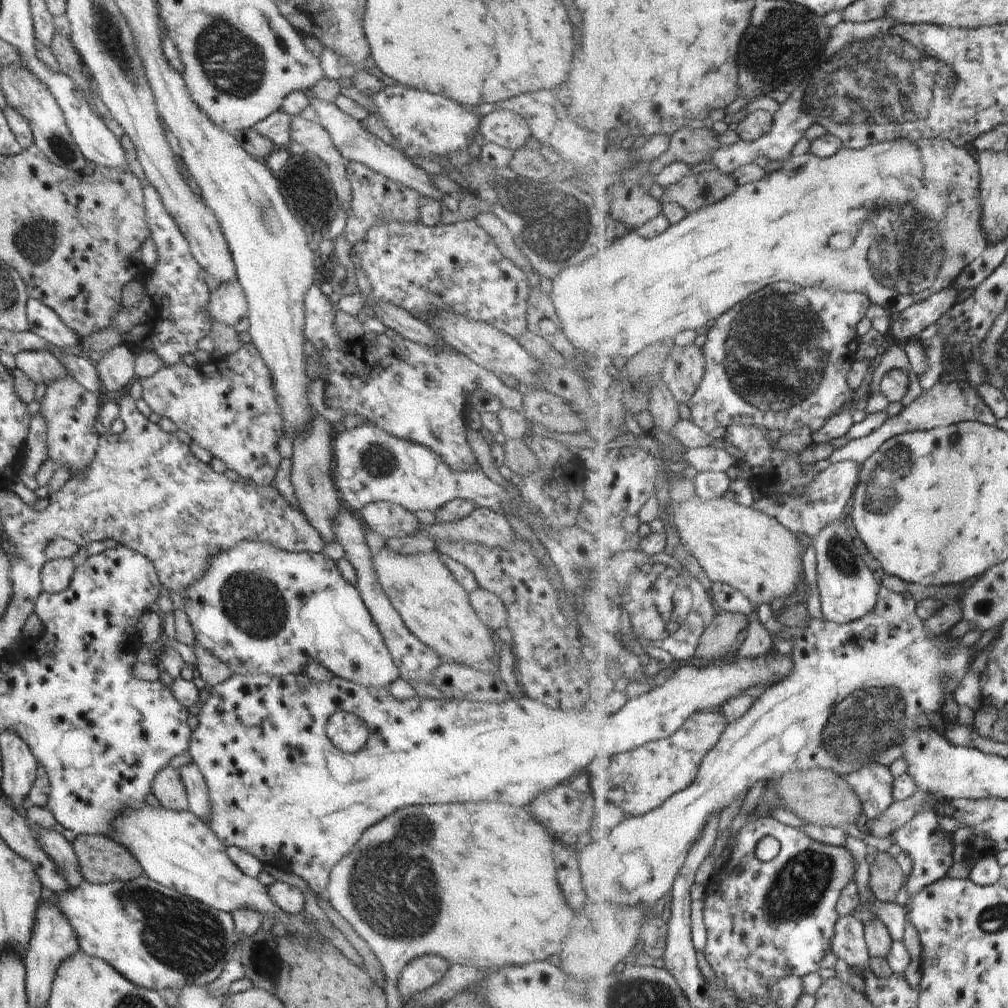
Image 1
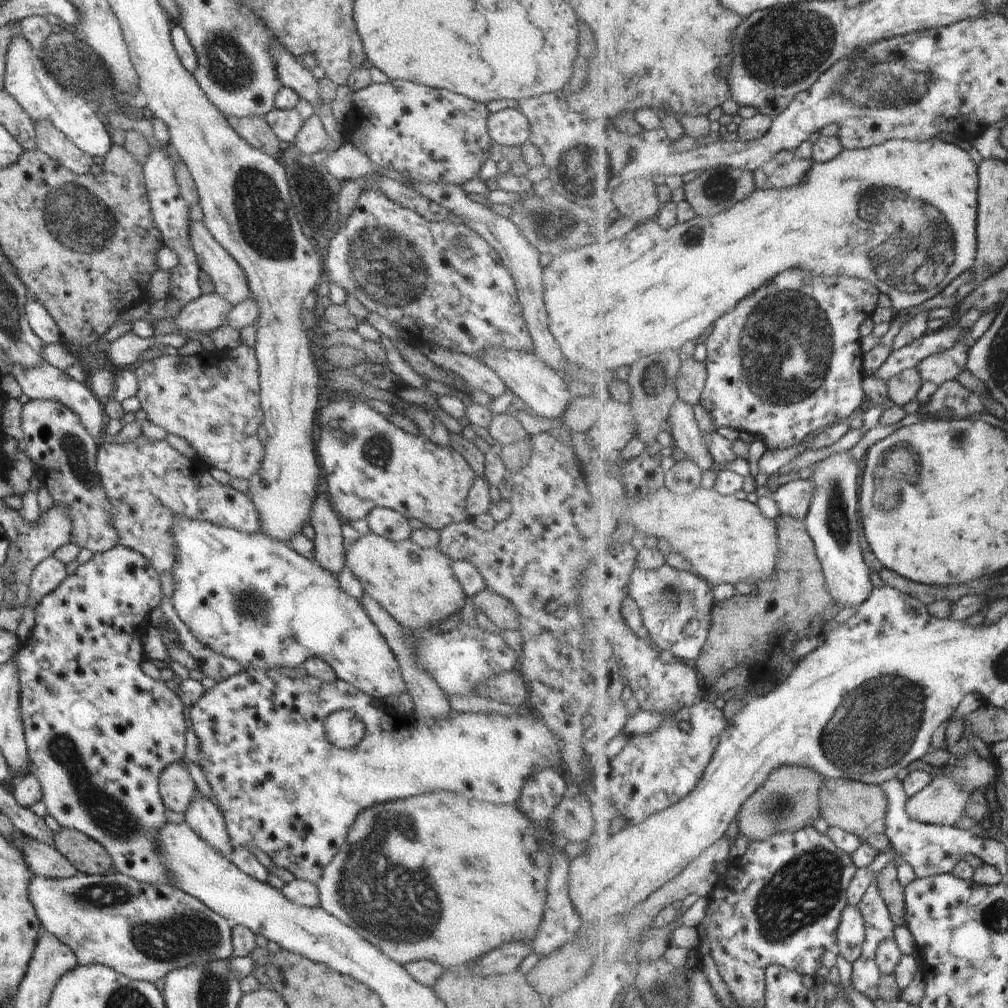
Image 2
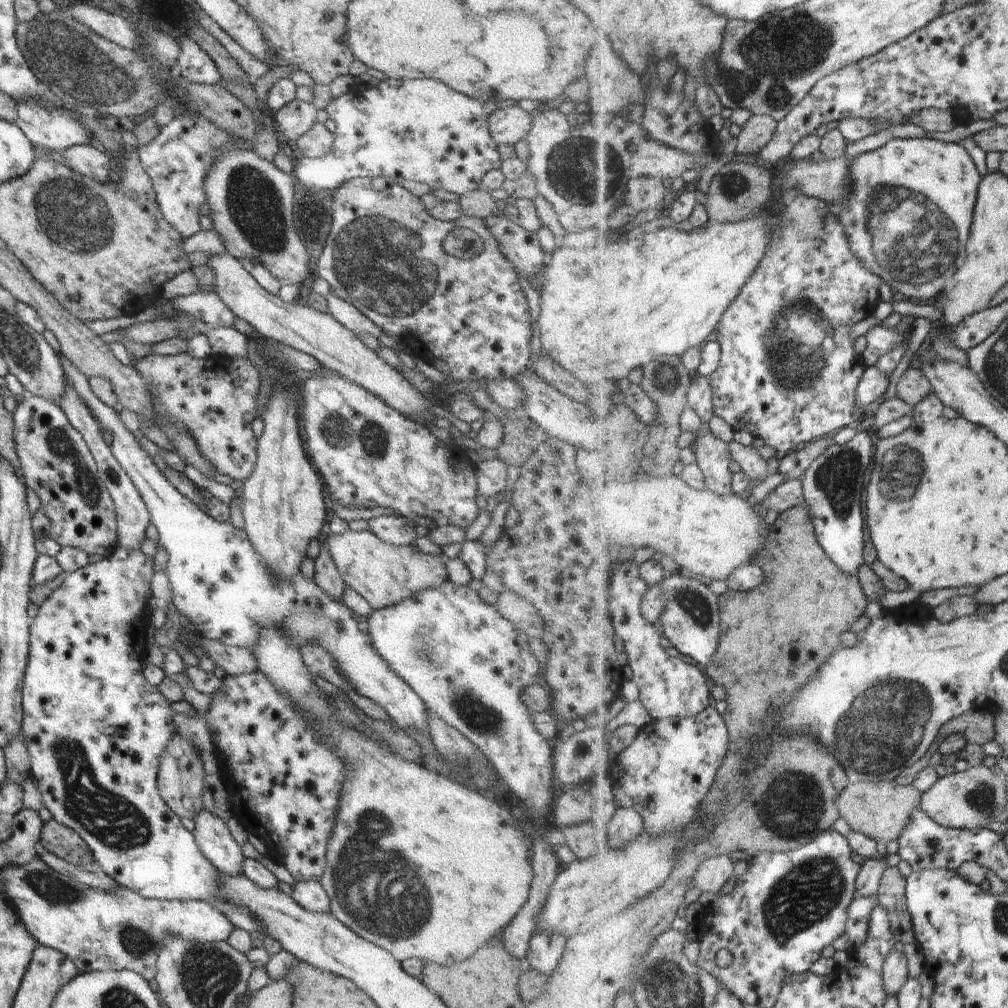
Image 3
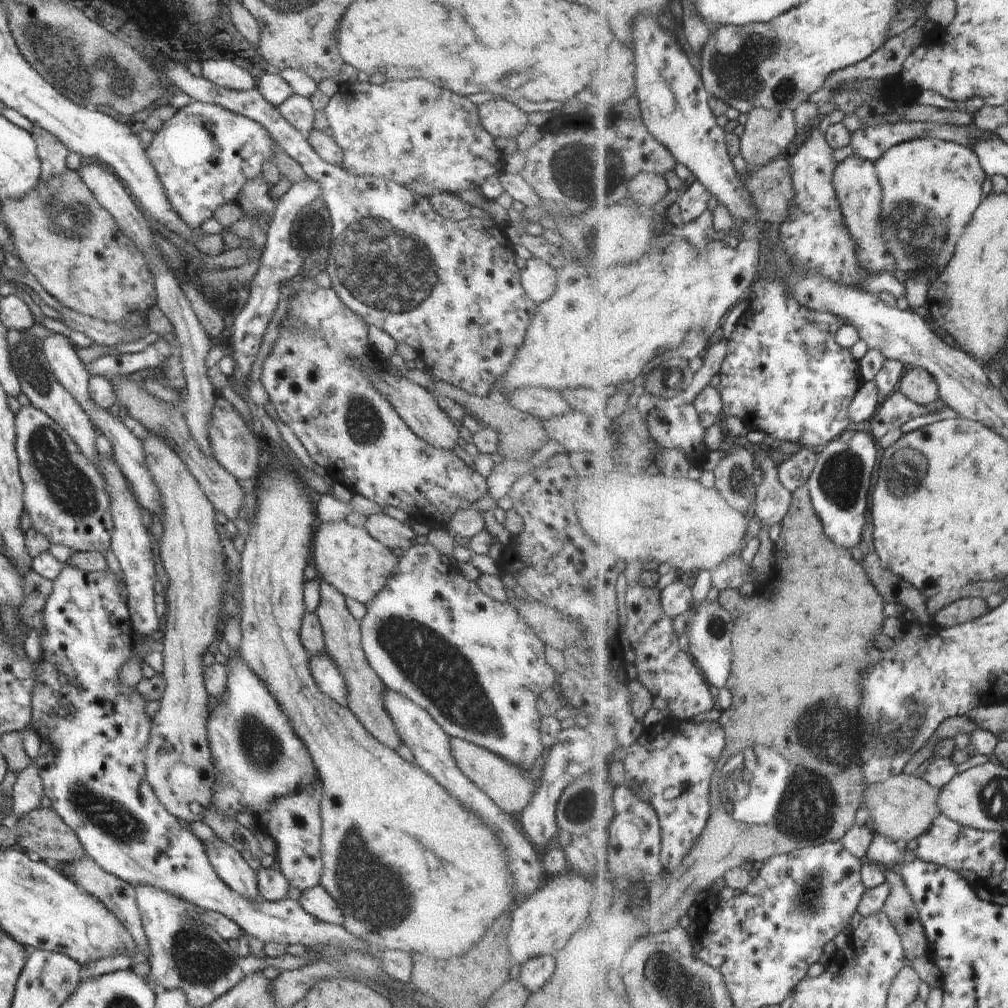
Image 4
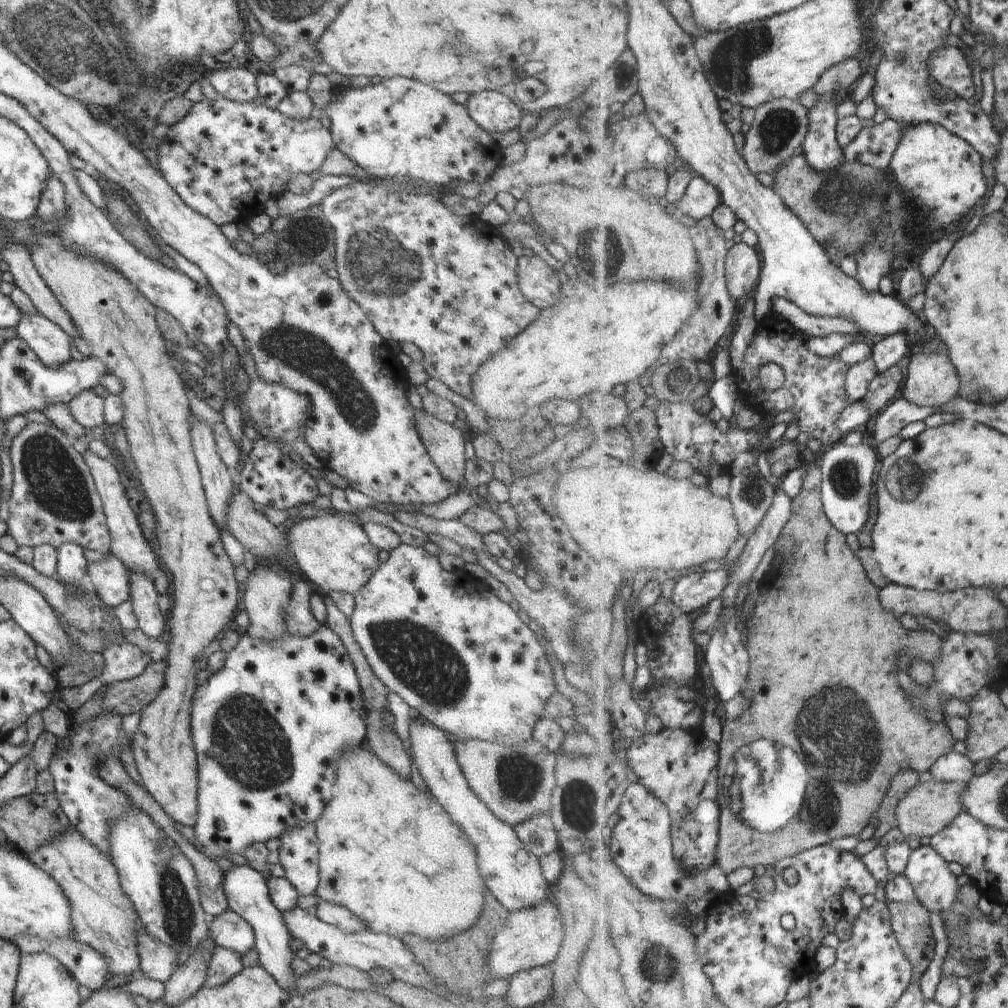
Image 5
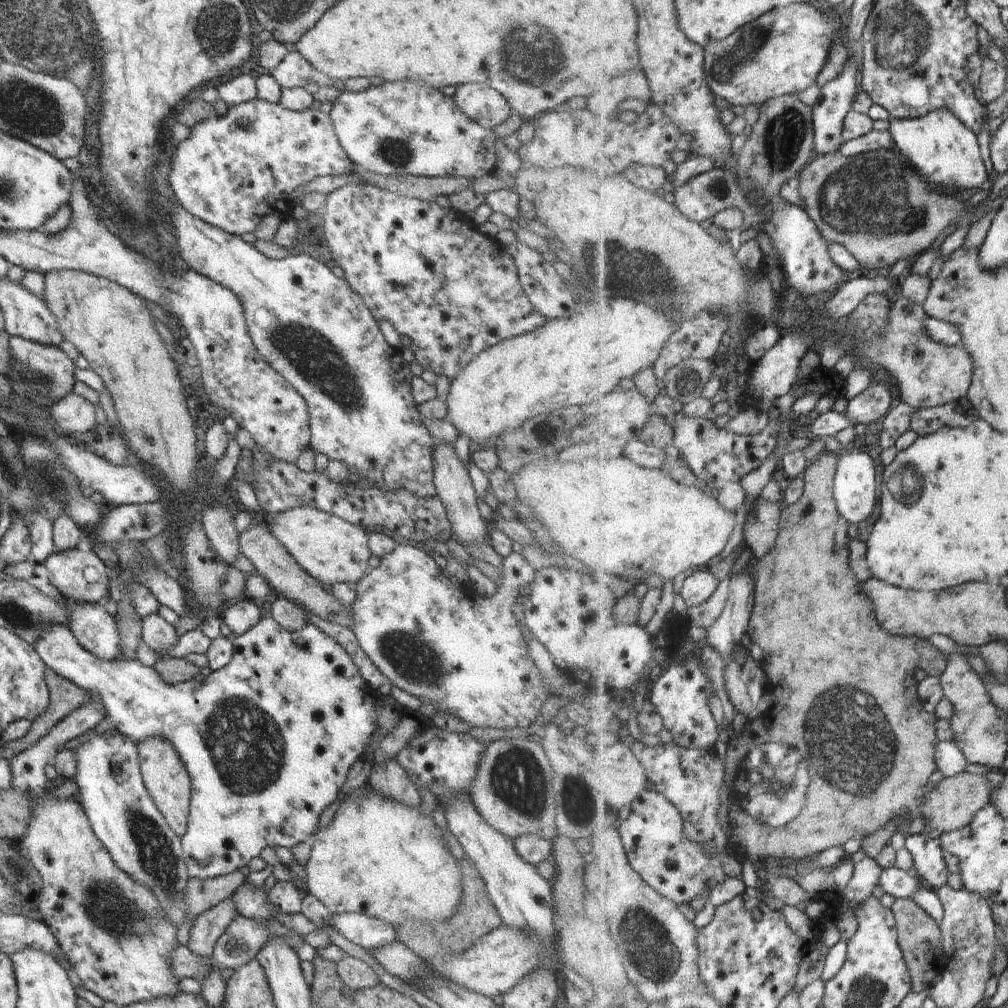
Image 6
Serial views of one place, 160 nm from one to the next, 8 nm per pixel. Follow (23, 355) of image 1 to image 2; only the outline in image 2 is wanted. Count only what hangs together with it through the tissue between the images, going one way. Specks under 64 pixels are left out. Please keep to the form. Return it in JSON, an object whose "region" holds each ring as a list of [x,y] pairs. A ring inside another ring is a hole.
{"region":[[[13,363],[11,373],[18,381],[22,392],[26,394],[28,398],[42,400],[50,400],[52,398],[69,406],[80,417],[86,430],[95,438],[97,444],[100,444],[102,441],[100,432],[102,432],[102,426],[104,426],[103,402],[95,396],[88,385],[75,381],[58,367],[48,363],[42,363],[41,365],[33,367],[23,367],[18,363]]]}

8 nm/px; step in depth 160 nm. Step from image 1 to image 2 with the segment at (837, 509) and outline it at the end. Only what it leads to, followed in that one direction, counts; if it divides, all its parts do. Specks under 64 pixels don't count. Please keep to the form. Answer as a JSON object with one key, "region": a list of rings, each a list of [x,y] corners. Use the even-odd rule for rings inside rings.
{"region":[[[798,479],[778,488],[774,497],[782,516],[790,515],[805,521],[816,494],[817,482],[812,479]]]}

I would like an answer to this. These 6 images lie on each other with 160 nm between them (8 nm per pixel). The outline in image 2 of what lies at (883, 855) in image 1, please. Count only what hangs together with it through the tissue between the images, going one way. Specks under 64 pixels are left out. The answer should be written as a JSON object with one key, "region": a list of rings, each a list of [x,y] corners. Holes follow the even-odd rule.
{"region":[[[892,861],[878,876],[882,896],[885,897],[889,904],[889,909],[893,913],[893,919],[897,925],[908,924],[907,902],[905,891],[906,888],[900,884],[898,878],[898,866]]]}

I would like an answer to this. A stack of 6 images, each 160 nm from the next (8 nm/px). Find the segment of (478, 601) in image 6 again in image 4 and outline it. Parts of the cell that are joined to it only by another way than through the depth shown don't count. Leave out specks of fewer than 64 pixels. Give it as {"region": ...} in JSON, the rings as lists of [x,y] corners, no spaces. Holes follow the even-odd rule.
{"region":[[[428,542],[423,545],[419,543],[414,545],[404,552],[404,556],[399,557],[397,568],[391,574],[387,585],[366,606],[366,616],[359,620],[362,650],[372,670],[378,675],[385,687],[399,692],[415,705],[423,708],[450,738],[462,739],[481,746],[501,756],[506,762],[519,767],[522,771],[531,770],[538,773],[546,748],[540,738],[541,714],[536,708],[536,703],[541,692],[550,688],[557,688],[557,674],[546,663],[545,644],[534,634],[534,631],[508,601],[500,602],[492,599],[484,594],[474,581],[468,581],[462,573],[452,572],[448,568],[448,564],[442,562],[440,551]]]}

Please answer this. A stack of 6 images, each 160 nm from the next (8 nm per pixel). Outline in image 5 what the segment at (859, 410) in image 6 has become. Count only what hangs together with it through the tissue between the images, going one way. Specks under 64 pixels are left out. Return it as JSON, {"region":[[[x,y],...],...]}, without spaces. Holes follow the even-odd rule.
{"region":[[[894,366],[884,373],[878,373],[864,398],[864,402],[871,408],[872,414],[880,412],[892,400],[896,400],[898,392],[900,392],[900,382],[902,382],[900,366]]]}

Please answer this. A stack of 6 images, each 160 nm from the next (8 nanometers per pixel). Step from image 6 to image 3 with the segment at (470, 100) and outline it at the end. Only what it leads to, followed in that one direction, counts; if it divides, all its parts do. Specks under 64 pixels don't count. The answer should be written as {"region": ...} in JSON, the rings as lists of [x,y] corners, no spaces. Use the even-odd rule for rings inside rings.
{"region":[[[518,105],[496,109],[488,119],[489,133],[498,145],[501,142],[514,145],[526,140],[531,128],[531,116]]]}

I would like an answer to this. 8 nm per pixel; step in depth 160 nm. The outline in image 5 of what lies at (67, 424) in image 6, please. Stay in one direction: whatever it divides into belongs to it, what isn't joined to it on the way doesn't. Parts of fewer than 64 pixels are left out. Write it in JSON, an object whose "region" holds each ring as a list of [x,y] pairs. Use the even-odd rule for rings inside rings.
{"region":[[[86,389],[75,396],[67,405],[72,416],[86,429],[105,423],[104,399],[93,389]]]}

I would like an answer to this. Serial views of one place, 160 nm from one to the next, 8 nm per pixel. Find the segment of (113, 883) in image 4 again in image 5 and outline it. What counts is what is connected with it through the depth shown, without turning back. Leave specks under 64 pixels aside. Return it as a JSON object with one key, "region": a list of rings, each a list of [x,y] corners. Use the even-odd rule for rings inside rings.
{"region":[[[143,925],[135,928],[140,957],[140,968],[148,978],[165,983],[178,968],[175,951],[148,934]]]}

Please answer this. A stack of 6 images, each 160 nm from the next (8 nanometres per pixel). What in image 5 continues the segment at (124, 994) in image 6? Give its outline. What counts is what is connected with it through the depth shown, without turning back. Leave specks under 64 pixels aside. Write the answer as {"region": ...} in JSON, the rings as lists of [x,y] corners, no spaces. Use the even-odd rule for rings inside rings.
{"region":[[[72,826],[60,837],[24,856],[48,873],[62,888],[71,906],[74,940],[91,946],[106,958],[111,977],[119,974],[135,976],[142,972],[139,941],[135,935],[135,928],[142,924],[132,901],[121,887],[119,874],[110,857],[101,853]]]}

